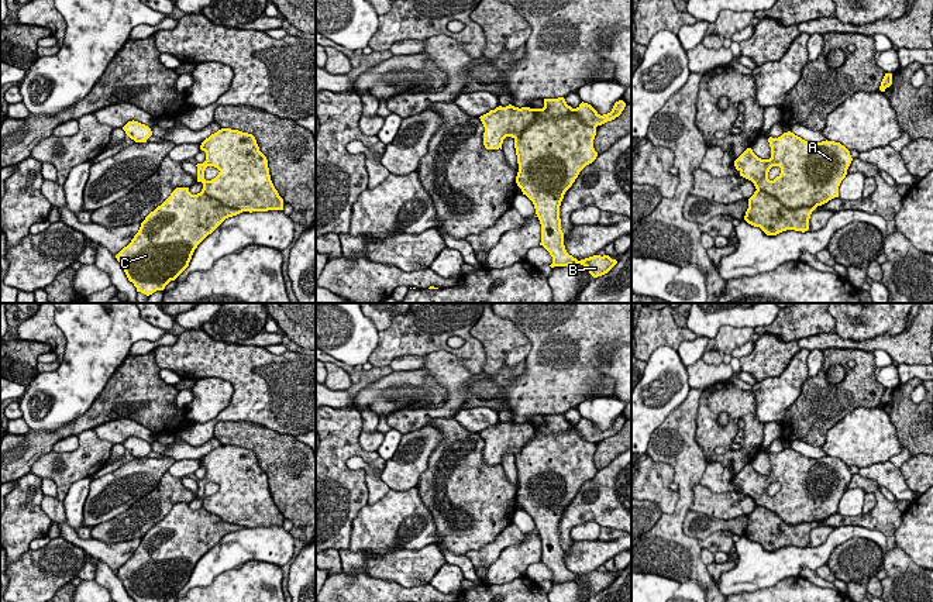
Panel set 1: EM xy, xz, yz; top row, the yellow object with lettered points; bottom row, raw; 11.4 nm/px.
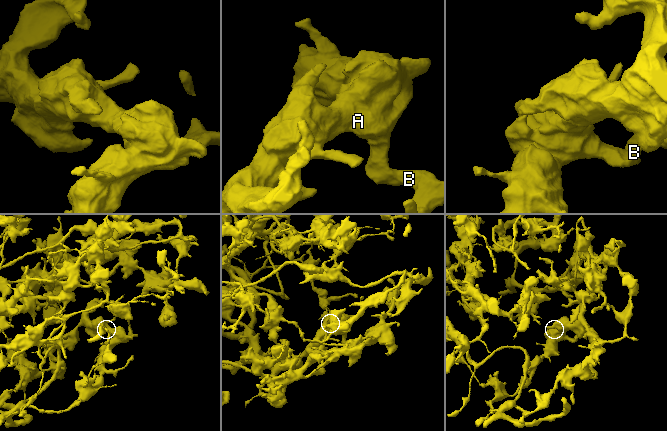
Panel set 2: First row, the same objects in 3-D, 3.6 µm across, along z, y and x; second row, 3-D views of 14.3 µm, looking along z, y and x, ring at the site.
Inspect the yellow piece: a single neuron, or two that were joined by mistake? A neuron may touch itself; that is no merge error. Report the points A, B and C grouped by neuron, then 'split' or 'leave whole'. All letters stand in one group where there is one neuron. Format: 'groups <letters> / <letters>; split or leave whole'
groups A B C; leave whole

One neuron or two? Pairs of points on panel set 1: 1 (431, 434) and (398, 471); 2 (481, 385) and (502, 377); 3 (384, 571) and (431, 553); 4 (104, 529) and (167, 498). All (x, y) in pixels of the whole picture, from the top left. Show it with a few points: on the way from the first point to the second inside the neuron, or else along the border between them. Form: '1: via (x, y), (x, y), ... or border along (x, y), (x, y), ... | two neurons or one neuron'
1: via (424, 446), (419, 457), (409, 464) | one neuron
2: via (486, 385), (496, 382) | one neuron
3: via (395, 567), (417, 567), (420, 564) | one neuron
4: via (120, 529), (134, 523), (151, 509) | one neuron

